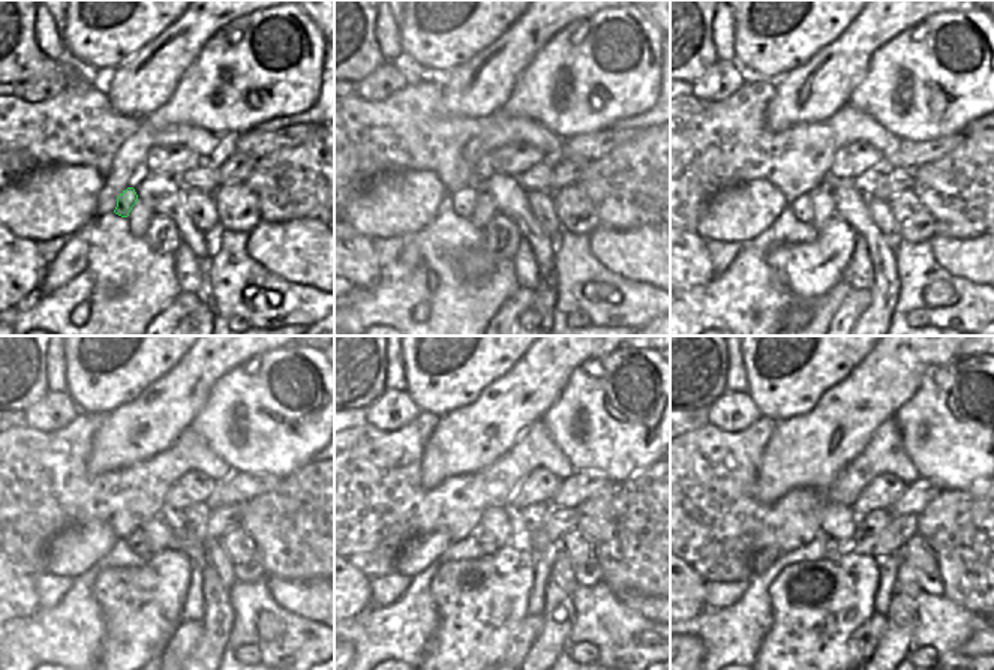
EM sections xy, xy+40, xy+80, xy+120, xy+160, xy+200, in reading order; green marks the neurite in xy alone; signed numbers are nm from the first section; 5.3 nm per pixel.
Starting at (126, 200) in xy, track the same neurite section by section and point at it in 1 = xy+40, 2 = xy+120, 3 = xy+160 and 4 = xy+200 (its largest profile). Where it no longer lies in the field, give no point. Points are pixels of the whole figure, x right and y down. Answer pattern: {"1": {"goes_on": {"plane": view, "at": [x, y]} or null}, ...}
{"1": {"goes_on": {"plane": "xy+40", "at": [464, 201]}}, "2": {"goes_on": {"plane": "xy+120", "at": [138, 543]}}, "3": {"goes_on": {"plane": "xy+160", "at": [486, 540]}}, "4": {"goes_on": {"plane": "xy+200", "at": [832, 549]}}}

